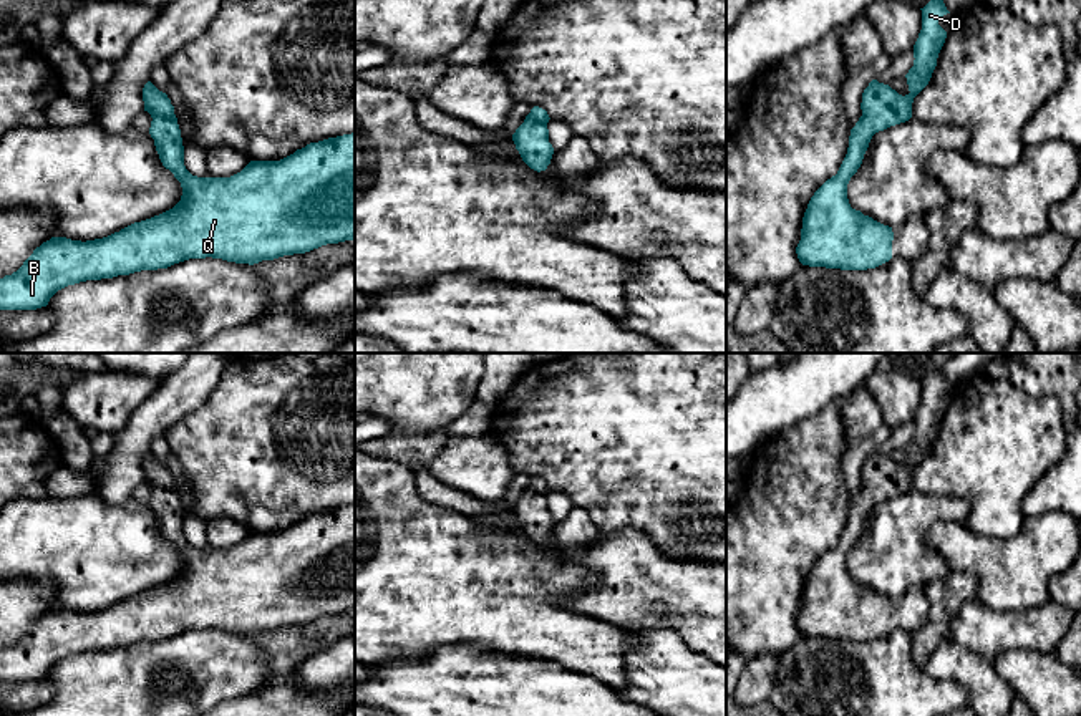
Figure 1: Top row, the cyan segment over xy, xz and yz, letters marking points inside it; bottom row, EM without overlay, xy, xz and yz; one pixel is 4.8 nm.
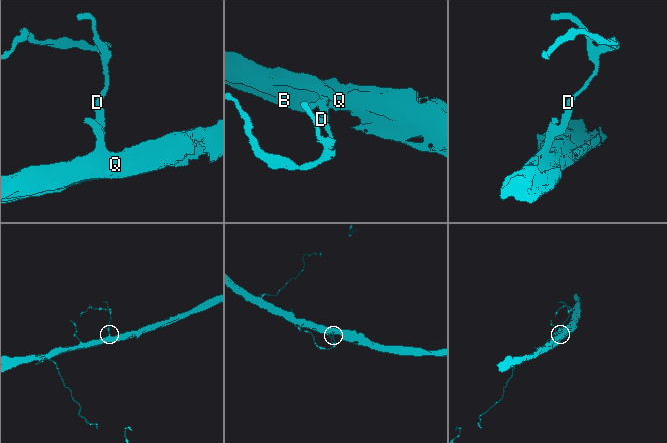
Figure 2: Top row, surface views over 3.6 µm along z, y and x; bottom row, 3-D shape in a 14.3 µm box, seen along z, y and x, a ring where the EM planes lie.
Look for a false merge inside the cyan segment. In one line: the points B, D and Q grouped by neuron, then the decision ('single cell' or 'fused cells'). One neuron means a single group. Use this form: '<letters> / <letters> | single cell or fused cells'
B D Q | single cell

